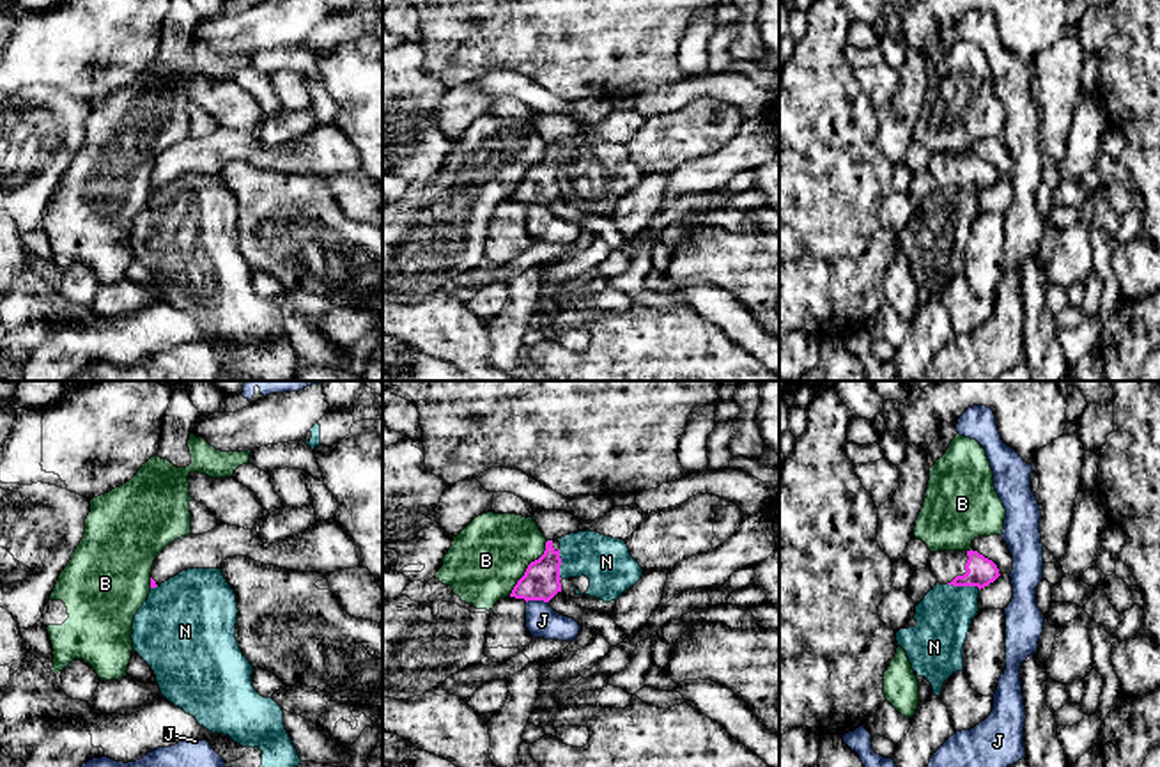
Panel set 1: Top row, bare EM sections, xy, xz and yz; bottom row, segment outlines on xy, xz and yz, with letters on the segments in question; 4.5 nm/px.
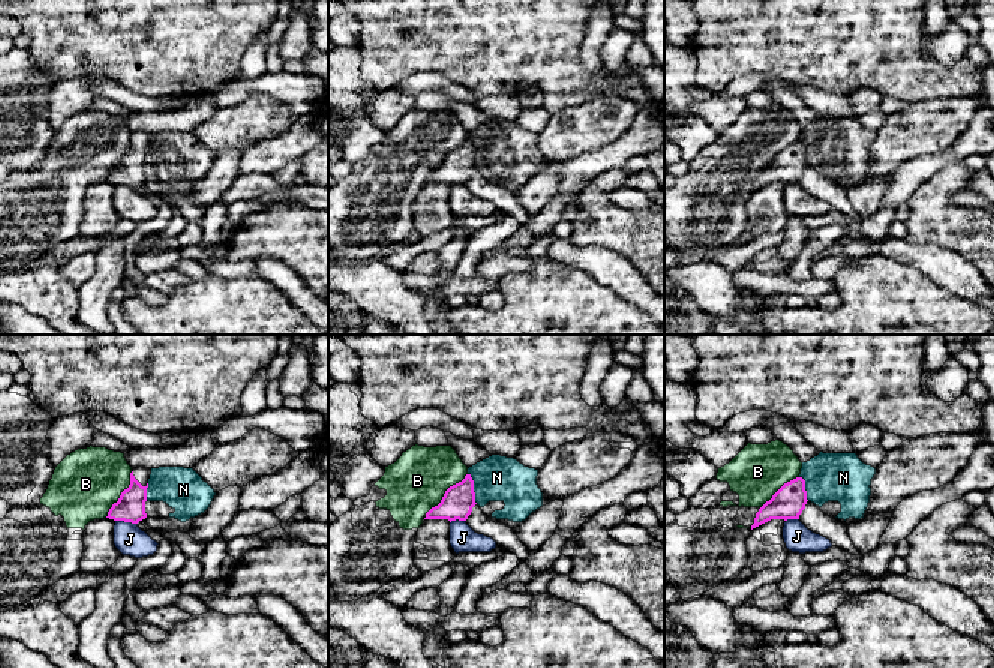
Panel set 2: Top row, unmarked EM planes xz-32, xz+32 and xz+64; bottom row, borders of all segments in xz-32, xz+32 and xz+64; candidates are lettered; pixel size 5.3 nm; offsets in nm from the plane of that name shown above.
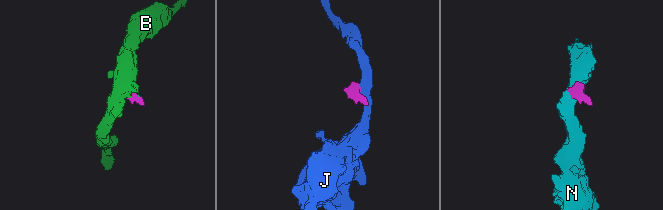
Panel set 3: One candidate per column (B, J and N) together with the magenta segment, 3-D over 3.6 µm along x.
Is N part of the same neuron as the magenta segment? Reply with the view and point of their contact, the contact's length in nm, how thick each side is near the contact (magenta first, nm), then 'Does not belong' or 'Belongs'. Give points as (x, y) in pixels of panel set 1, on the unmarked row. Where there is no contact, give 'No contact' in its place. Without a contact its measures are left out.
Touches magenta at yz (964, 188). Shared border 150 nm. Thickness 130 nm (magenta) against 240 nm. Does not belong

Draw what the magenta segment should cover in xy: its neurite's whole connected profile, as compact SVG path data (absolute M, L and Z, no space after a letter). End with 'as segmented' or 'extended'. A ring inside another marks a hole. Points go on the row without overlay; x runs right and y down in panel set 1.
M335 120L317 124L303 136L276 147L264 147L257 133L218 128L207 136L181 140L168 147L154 163L151 191L188 172L221 172L221 167L234 159L319 177L360 168L354 145Z; extended

